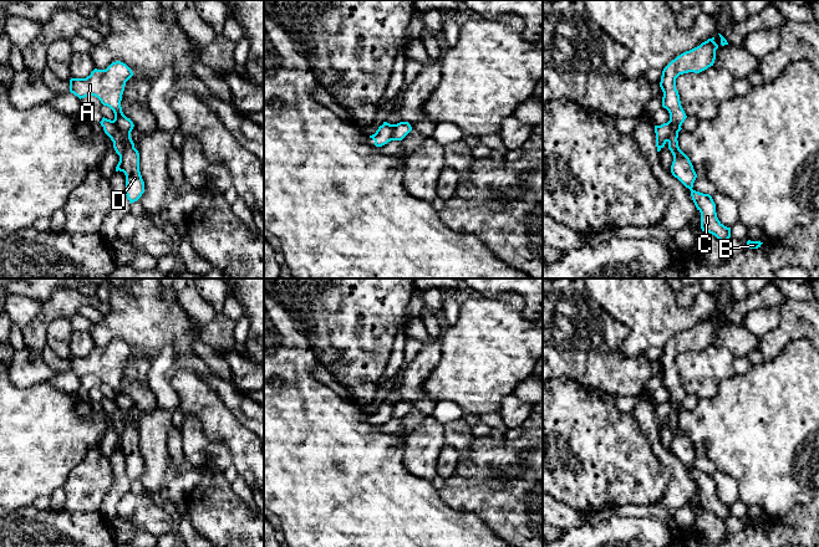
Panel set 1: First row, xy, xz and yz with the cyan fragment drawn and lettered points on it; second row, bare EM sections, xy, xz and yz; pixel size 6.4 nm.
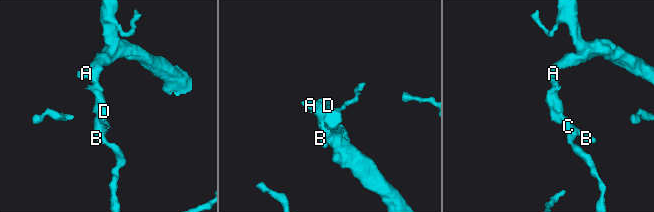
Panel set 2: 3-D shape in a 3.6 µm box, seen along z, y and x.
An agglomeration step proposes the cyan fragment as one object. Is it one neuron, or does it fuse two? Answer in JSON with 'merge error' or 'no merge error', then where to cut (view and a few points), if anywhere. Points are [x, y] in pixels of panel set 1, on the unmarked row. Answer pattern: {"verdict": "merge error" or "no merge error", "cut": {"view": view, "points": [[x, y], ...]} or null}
{"verdict": "merge error", "cut": {"view": "xy", "points": [[130, 410], [123, 414], [123, 428], [120, 434]]}}

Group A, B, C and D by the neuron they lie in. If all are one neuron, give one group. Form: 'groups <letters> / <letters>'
groups A B C / D

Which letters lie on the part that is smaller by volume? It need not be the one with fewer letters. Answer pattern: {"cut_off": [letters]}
{"cut_off": ["D"]}

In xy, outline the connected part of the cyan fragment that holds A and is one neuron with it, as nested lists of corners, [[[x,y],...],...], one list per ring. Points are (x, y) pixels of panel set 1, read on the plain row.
[[[112,341],[106,348],[95,347],[86,357],[71,357],[70,370],[80,378],[87,374],[97,375],[103,384],[115,392],[118,411],[111,415],[113,426],[121,434],[124,420],[123,414],[132,410],[134,403],[127,397],[121,385],[126,361],[133,354],[132,348],[123,341]]]

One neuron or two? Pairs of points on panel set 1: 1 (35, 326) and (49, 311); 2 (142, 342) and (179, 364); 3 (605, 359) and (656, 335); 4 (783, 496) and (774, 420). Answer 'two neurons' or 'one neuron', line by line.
1: one neuron
2: two neurons
3: two neurons
4: one neuron

